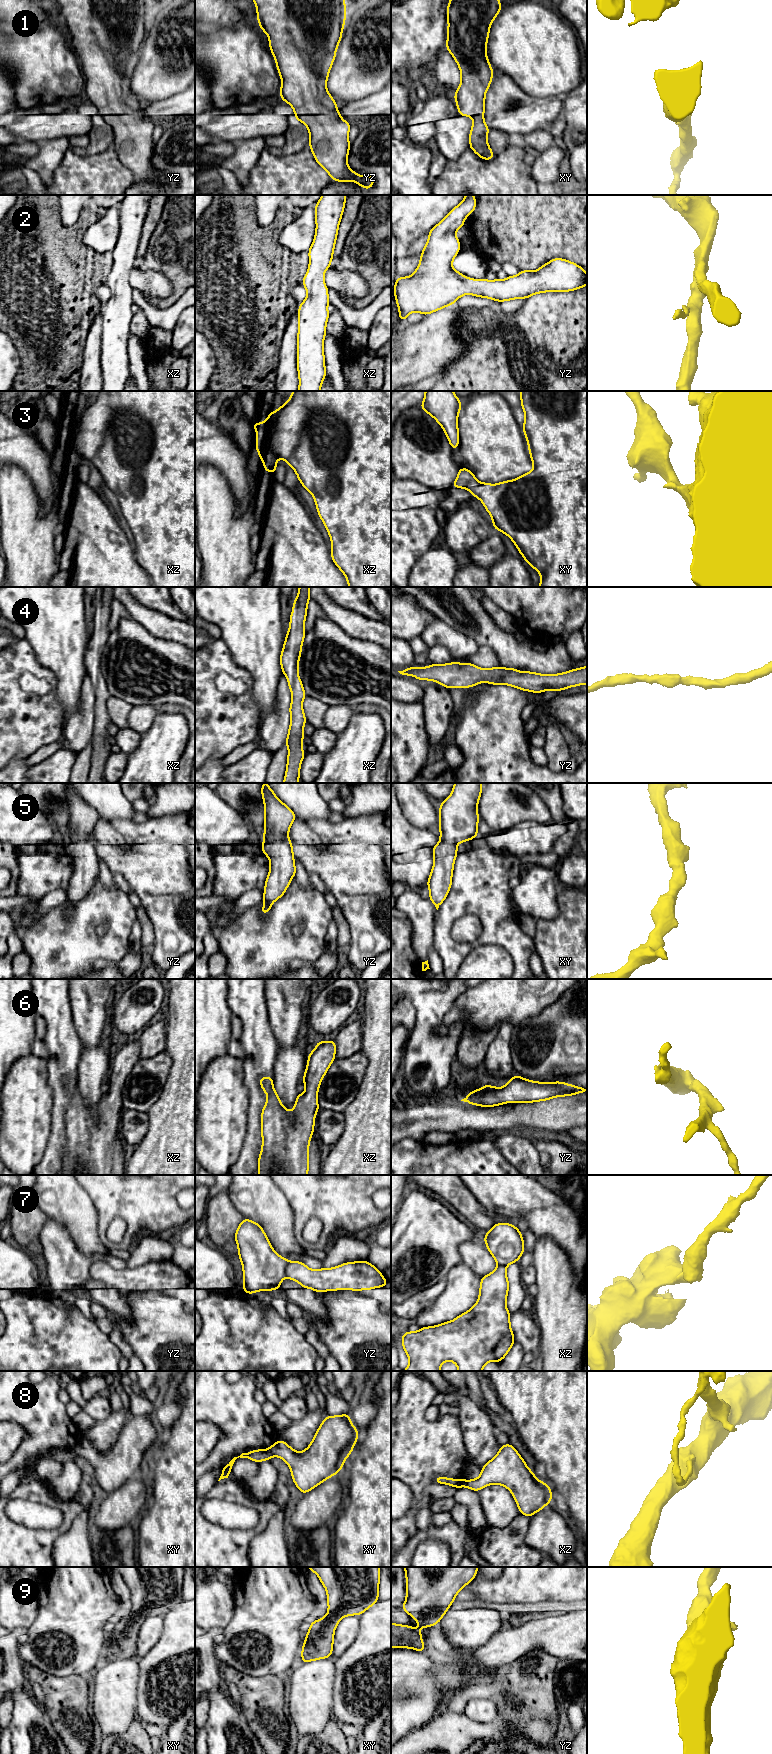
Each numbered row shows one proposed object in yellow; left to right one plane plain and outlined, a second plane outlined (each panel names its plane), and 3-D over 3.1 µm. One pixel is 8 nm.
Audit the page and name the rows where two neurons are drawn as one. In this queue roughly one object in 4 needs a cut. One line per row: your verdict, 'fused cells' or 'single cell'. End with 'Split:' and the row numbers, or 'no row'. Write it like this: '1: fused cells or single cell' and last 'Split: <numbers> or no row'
1: single cell
2: single cell
3: single cell
4: single cell
5: single cell
6: single cell
7: fused cells
8: fused cells
9: single cell
Split: 7, 8

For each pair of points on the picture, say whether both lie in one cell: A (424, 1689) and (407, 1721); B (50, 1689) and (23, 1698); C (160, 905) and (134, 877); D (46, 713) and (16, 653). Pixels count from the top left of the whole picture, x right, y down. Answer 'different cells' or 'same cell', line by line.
A: same cell
B: different cells
C: same cell
D: same cell

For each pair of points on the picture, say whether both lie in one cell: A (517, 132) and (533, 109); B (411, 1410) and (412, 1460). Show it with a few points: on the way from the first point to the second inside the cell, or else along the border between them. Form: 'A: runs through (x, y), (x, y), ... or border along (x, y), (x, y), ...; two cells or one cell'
A: runs through (517, 126), (527, 115); one cell
B: runs through (411, 1422), (411, 1448); one cell

